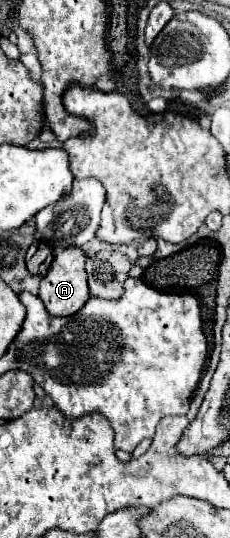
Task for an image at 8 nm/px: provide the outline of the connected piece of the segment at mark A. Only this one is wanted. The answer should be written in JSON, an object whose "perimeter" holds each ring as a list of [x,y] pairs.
{"perimeter":[[[78,247],[62,249],[40,283],[38,297],[54,317],[74,315],[88,301],[88,281],[84,271],[86,255]]]}

